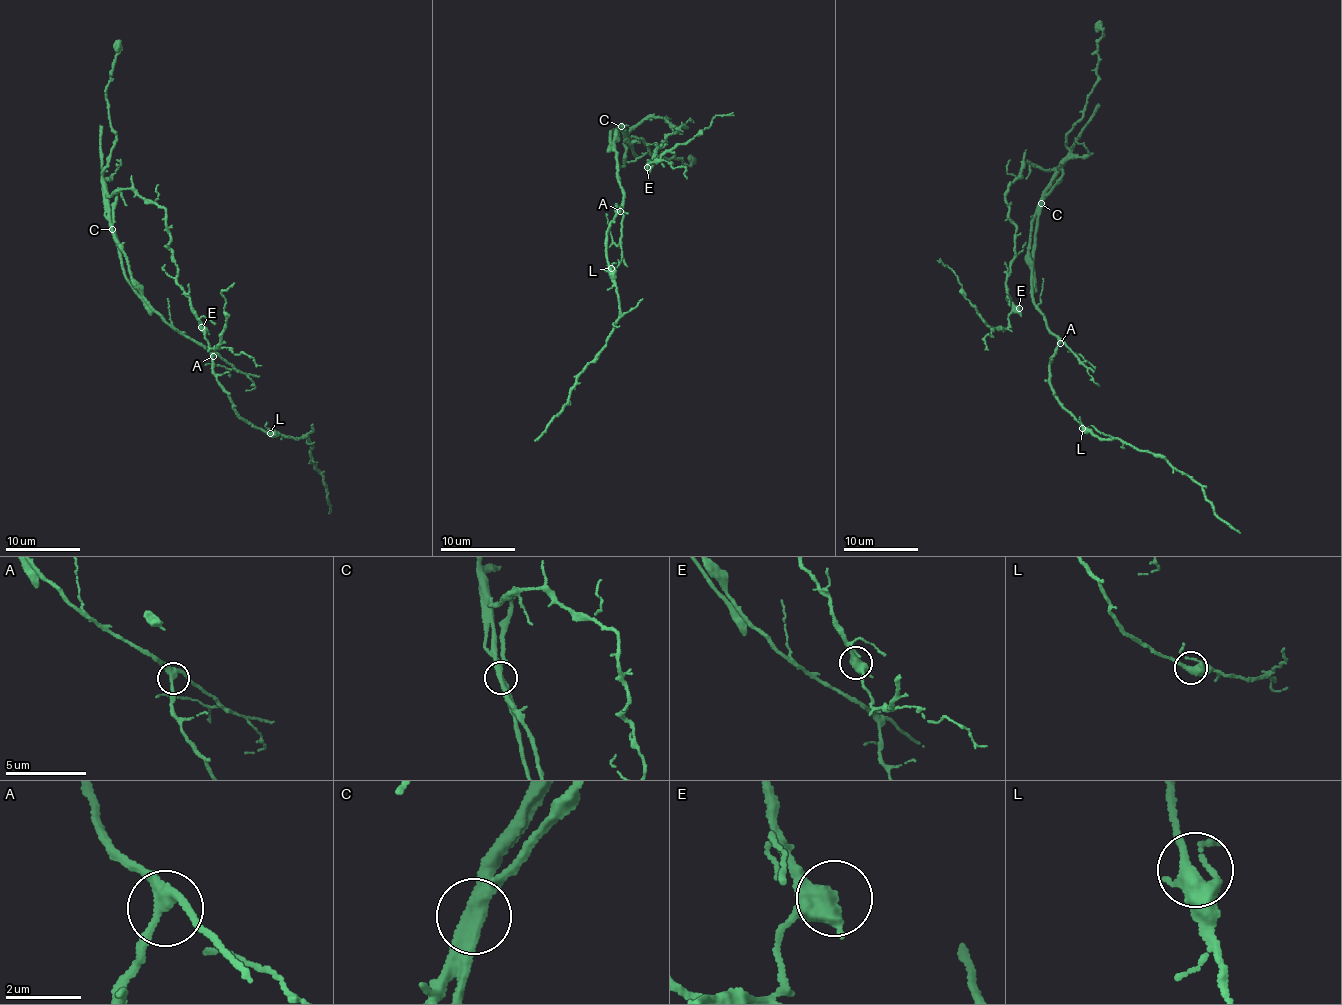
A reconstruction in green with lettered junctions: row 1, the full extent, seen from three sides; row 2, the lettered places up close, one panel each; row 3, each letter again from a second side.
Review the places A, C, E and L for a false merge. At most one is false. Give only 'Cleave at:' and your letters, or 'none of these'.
Cleave at: C

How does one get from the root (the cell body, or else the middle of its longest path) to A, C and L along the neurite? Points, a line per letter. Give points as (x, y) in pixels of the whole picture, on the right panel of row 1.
A: (1032, 260), (1031, 284), (1036, 305), (1044, 313), (1050, 333), (1060, 343)
C: (1032, 260), (1040, 202)
L: (1032, 260), (1031, 284), (1036, 305), (1044, 313), (1050, 333), (1058, 343), (1049, 367), (1050, 387), (1082, 428)

